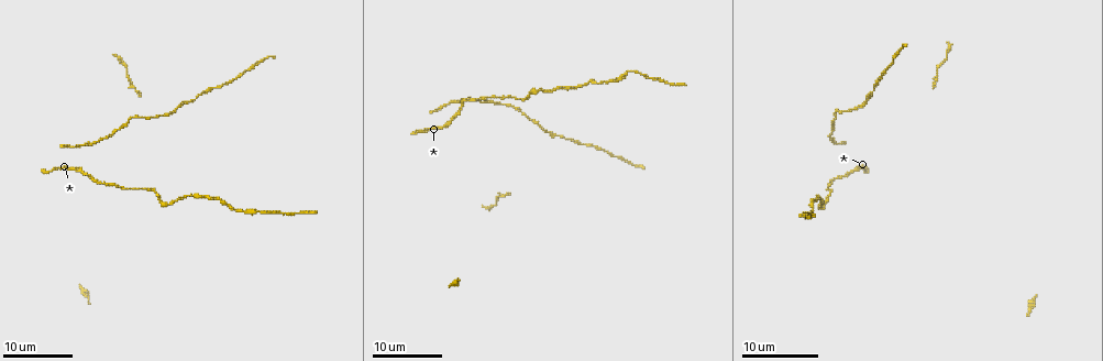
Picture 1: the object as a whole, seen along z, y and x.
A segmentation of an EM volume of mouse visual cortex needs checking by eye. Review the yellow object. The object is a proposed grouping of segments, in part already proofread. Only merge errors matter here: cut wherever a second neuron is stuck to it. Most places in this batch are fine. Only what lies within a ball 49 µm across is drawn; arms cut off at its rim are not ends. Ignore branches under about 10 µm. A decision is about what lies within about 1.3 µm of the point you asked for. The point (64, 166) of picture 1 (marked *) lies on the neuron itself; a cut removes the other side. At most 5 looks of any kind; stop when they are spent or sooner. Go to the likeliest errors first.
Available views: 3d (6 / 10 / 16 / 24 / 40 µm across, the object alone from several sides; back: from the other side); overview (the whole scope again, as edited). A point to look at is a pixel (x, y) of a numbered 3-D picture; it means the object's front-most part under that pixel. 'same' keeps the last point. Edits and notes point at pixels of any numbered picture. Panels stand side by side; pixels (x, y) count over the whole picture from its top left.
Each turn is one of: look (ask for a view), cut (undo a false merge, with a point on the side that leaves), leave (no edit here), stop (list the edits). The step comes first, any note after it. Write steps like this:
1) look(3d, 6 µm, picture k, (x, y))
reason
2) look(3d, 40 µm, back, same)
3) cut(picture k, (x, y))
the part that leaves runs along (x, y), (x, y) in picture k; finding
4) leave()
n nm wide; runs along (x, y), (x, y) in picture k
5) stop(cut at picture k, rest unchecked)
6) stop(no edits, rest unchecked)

look(3d, 16 µm, picture 1, (176, 109))
thick turns thin

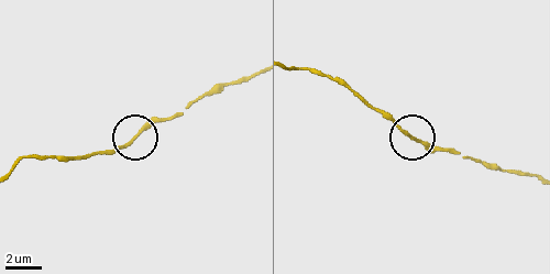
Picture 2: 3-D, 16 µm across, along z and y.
look(3d, 10 µm, picture 2, (415, 139))

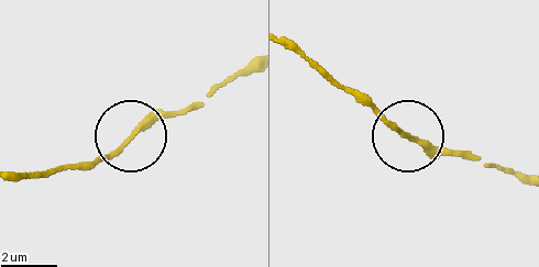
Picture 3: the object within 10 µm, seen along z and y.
leave()
runs along (287, 42), (415, 141), (462, 157) in picture 3; one neuron here

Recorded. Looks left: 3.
look(3d, 16 µm, picture 1, (542, 90))
calibre changes

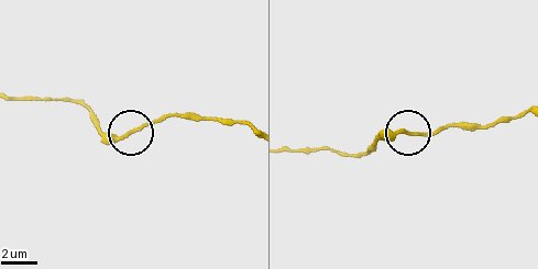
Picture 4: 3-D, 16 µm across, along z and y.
look(3d, 10 µm, picture 4, (400, 133))

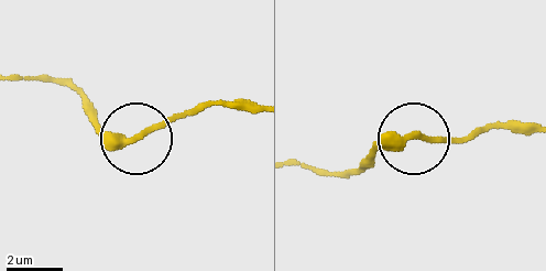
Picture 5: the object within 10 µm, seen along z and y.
leave()
runs along (293, 165), (344, 172), (414, 137), (469, 137) in picture 5; all the same neuron

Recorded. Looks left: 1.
stop(no edits, rest unchecked)

